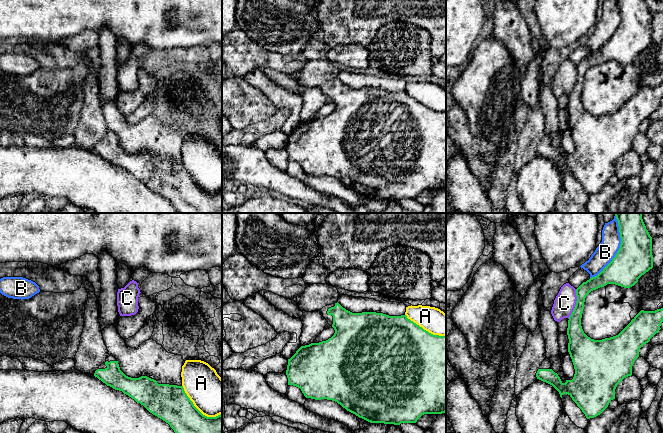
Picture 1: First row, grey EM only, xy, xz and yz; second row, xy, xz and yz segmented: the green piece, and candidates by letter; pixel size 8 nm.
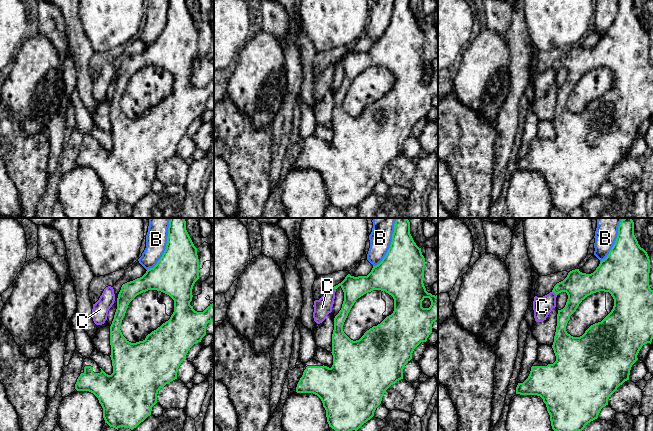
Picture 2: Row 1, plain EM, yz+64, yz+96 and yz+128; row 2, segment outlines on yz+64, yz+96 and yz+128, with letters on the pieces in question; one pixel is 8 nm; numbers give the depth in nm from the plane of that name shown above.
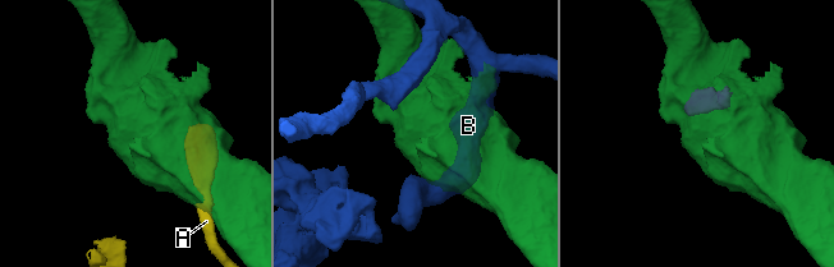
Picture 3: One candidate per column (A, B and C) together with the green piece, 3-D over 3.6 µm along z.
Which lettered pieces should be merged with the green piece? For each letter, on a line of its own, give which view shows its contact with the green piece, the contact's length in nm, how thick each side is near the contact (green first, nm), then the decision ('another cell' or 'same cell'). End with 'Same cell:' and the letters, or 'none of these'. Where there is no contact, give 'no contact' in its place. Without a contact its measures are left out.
A: xy | 400 nm | 340/320 nm | another cell
B: yz | 500 nm | 300/160 nm | another cell
C: yz | 240 nm | 140/170 nm | another cell
Same cell: none of these

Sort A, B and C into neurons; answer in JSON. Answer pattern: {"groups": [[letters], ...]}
{"groups": [["A"], ["B"], ["C"]]}

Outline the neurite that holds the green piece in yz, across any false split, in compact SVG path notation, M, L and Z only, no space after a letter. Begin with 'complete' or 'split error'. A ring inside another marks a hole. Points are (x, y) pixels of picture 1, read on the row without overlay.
split error | M618 0L621 20L612 37L595 53L583 58L576 65L577 77L569 93L567 111L569 115L568 128L572 135L575 150L572 156L563 159L551 145L551 138L546 133L540 141L537 155L552 161L560 170L568 170L582 186L587 195L600 191L615 175L617 161L626 153L632 151L632 142L639 133L640 124L659 108L663 98L663 84L655 87L641 86L631 98L616 112L602 116L588 113L581 102L581 94L586 72L593 66L607 60L615 60L624 64L634 62L638 55L653 44L652 13L645 0Z

